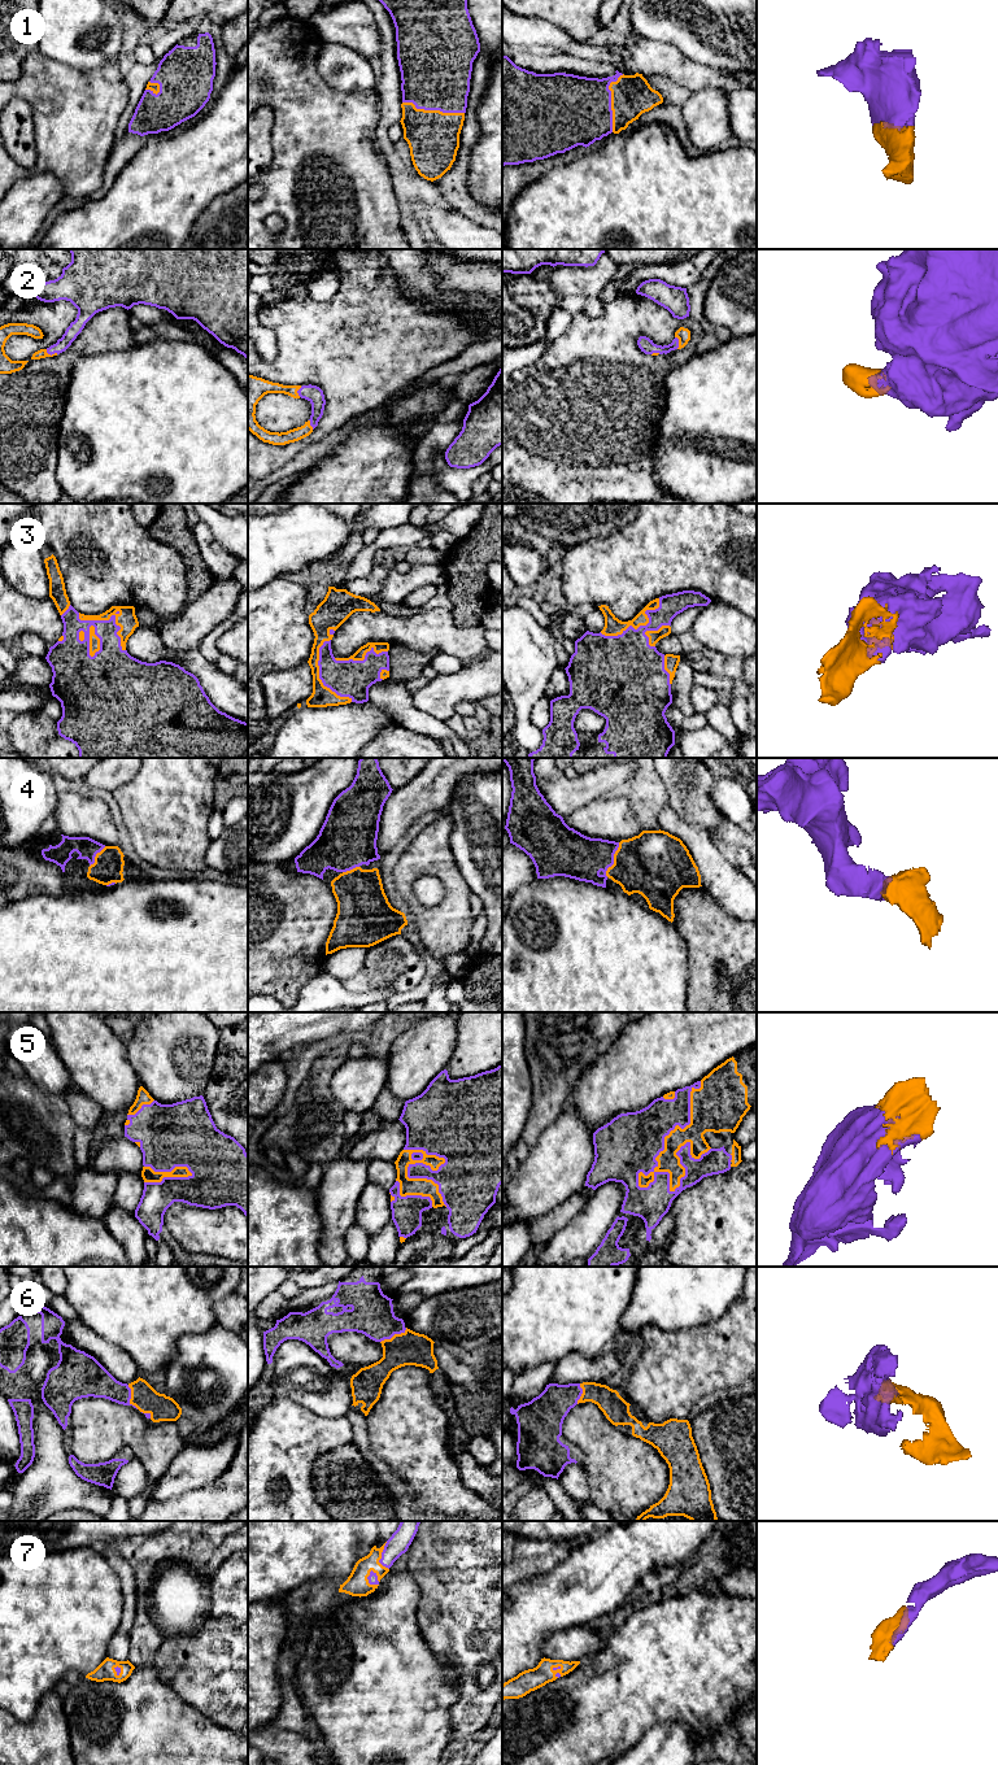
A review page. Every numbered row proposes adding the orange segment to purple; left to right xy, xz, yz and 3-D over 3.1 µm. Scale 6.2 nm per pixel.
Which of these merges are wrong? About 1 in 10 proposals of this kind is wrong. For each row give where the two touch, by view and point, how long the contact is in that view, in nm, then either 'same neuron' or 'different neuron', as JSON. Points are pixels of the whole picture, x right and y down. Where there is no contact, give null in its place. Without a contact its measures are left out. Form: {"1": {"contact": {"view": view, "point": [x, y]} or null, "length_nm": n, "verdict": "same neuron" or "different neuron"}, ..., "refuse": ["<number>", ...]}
{"1": {"contact": {"view": "xz", "point": [434, 109]}, "length_nm": 400, "verdict": "same neuron"}, "2": {"contact": {"view": "xy", "point": [51, 354]}, "length_nm": 80, "verdict": "same neuron"}, "3": {"contact": {"view": "xy", "point": [112, 615]}, "length_nm": 380, "verdict": "same neuron"}, "4": {"contact": {"view": "yz", "point": [613, 859]}, "length_nm": 240, "verdict": "same neuron"}, "5": {"contact": {"view": "yz", "point": [672, 1129]}, "length_nm": 750, "verdict": "same neuron"}, "6": {"contact": {"view": "xz", "point": [393, 1334]}, "length_nm": 190, "verdict": "same neuron"}, "7": {"contact": {"view": "xz", "point": [369, 1581]}, "length_nm": 110, "verdict": "same neuron"}, "refuse": []}

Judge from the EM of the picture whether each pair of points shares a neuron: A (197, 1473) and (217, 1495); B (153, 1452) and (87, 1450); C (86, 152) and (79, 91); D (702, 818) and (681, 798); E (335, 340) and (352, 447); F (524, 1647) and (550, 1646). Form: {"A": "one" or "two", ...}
{"A": "two", "B": "one", "C": "one", "D": "one", "E": "two", "F": "two"}

